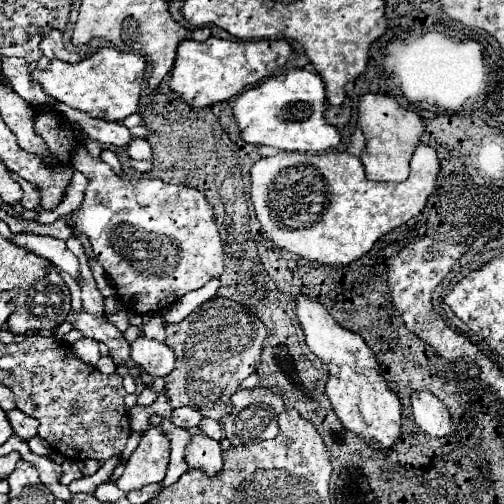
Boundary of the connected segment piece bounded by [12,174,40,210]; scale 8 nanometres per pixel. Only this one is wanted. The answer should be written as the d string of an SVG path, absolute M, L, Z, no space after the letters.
M12 174L12 178L20 184L20 188L22 188L22 200L20 200L20 204L26 208L26 210L34 210L38 204L40 204L40 190L32 184L32 182L26 182L24 178L20 178L18 174Z

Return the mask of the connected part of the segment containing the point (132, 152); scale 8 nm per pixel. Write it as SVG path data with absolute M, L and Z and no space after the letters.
M142 138L130 140L128 146L126 146L126 154L134 160L150 160L152 158L150 144L148 144L148 140L142 140Z

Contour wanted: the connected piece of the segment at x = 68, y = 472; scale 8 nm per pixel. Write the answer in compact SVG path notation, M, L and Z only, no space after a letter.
M65 460L65 462L61 465L62 472L59 477L59 481L63 484L68 486L70 482L74 481L74 479L81 478L83 474L79 470L77 466L77 462L71 460Z

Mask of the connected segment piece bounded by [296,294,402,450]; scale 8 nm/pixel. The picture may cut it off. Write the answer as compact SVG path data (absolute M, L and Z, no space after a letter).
M298 294L296 298L296 318L300 320L300 326L304 330L308 348L320 360L324 360L324 364L330 370L326 396L344 428L358 434L366 442L384 444L382 450L394 448L400 438L402 406L398 396L388 388L386 378L382 376L378 362L372 350L362 340L362 336L336 324L336 320L316 298L304 294Z

